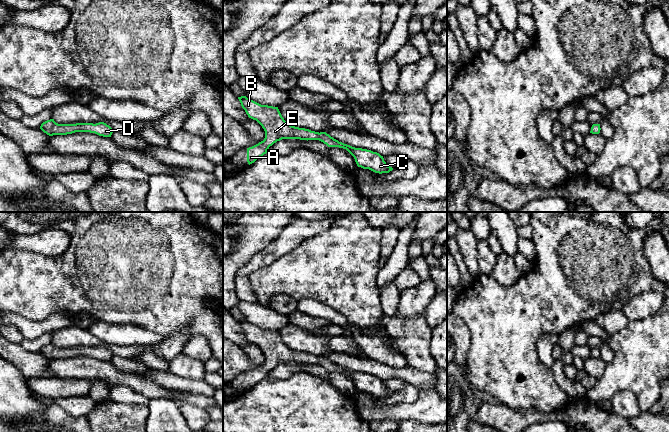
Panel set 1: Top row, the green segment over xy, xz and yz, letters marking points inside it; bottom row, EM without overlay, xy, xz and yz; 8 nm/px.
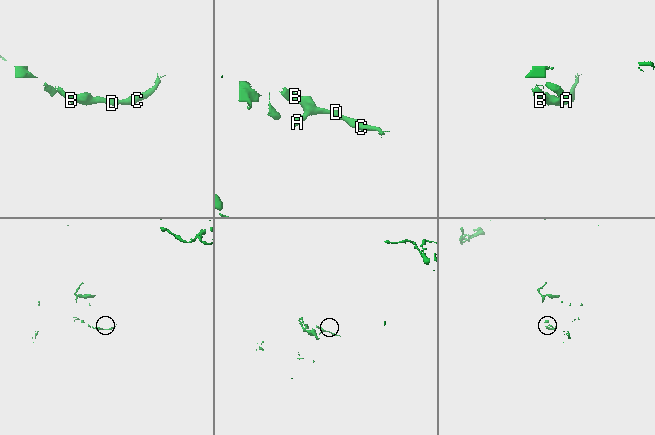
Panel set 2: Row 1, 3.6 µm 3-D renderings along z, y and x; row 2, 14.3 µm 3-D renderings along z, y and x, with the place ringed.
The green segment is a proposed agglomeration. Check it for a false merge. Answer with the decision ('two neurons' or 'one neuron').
one neuron

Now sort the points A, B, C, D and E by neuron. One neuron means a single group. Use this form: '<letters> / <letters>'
A B C D E

